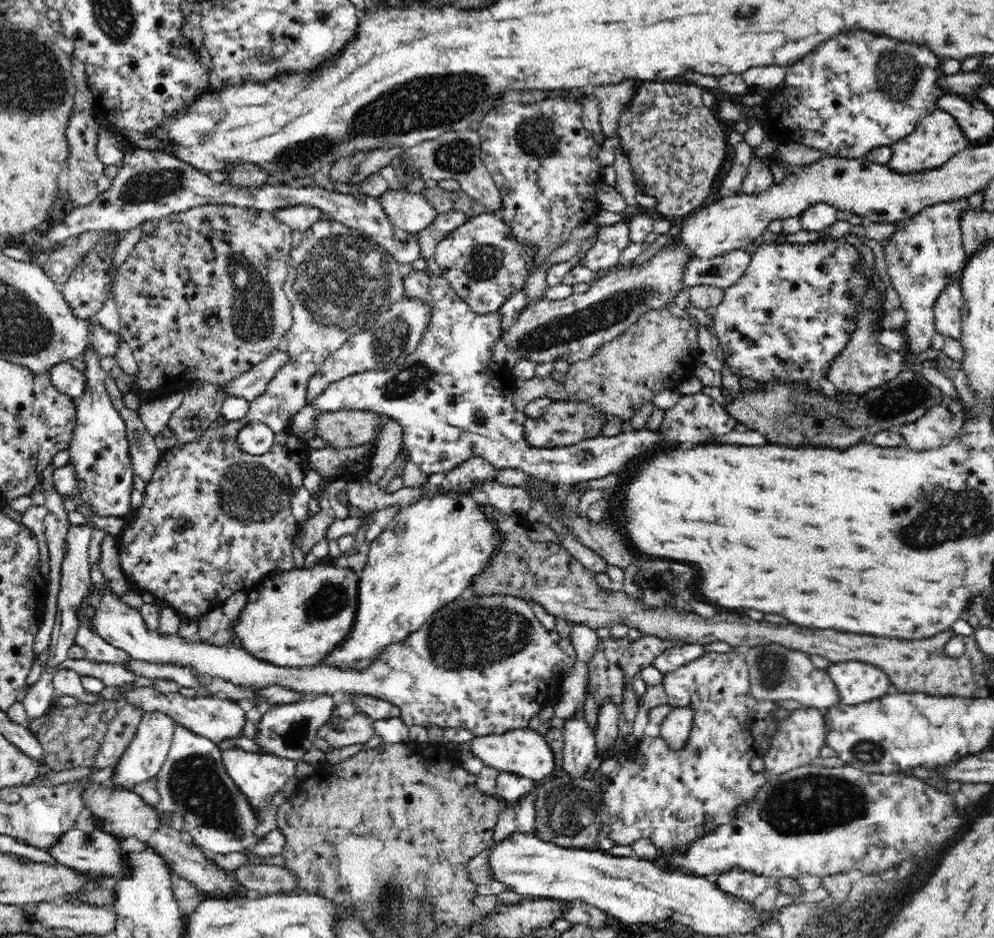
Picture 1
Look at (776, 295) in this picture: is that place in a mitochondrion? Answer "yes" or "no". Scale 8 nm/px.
yes

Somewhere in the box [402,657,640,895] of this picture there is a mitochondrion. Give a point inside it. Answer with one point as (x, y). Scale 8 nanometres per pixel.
(572, 810)

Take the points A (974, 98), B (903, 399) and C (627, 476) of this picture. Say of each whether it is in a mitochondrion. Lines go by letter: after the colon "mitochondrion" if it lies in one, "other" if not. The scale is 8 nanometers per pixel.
A: other
B: mitochondrion
C: other

